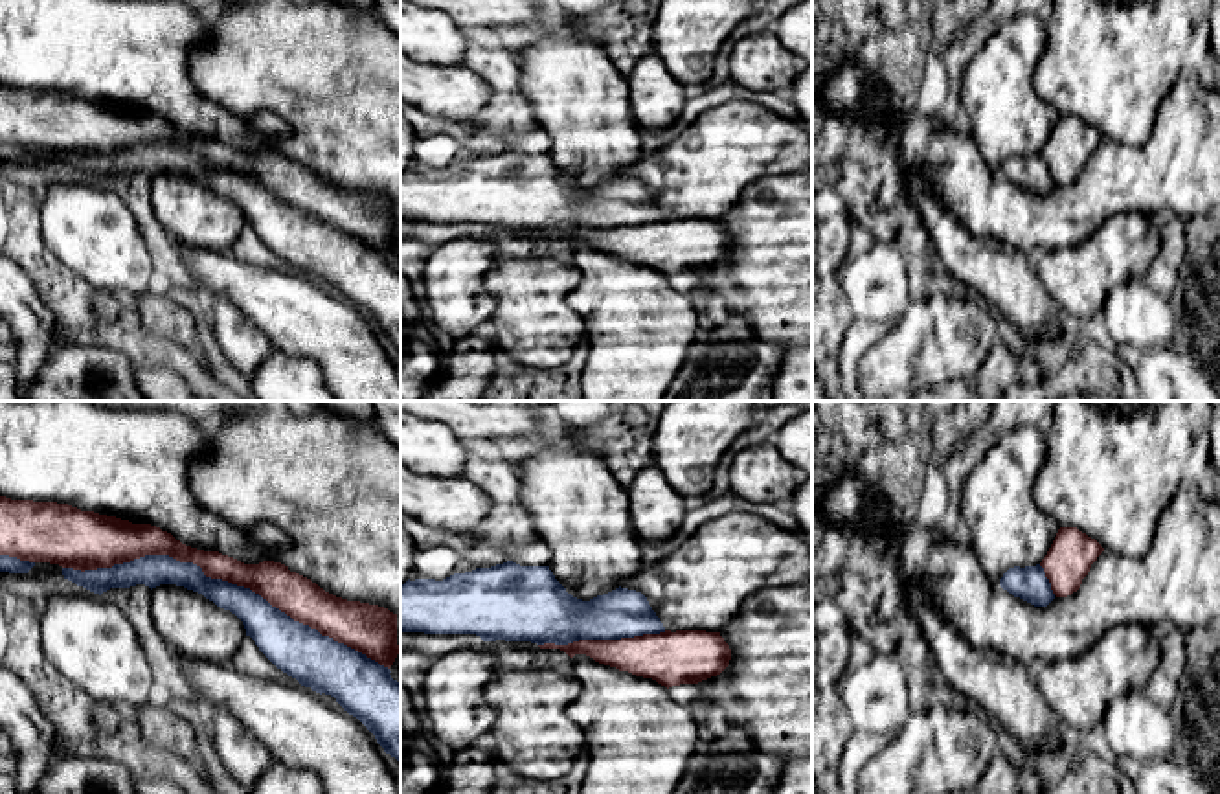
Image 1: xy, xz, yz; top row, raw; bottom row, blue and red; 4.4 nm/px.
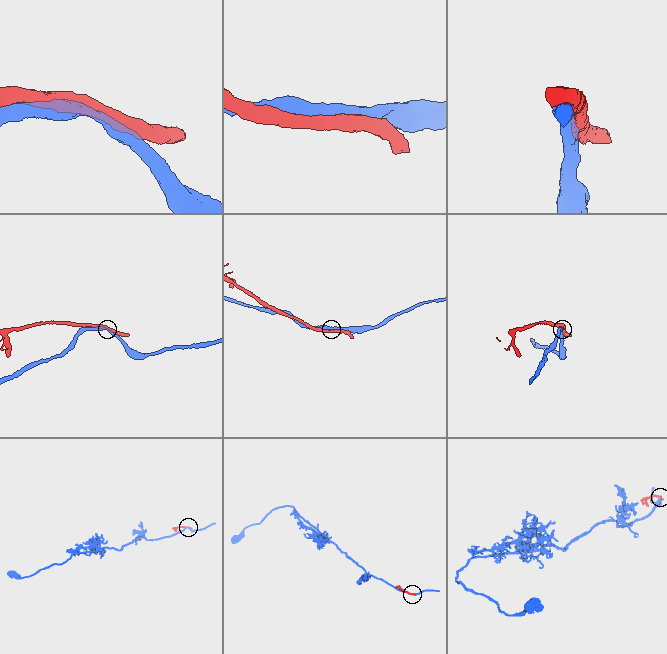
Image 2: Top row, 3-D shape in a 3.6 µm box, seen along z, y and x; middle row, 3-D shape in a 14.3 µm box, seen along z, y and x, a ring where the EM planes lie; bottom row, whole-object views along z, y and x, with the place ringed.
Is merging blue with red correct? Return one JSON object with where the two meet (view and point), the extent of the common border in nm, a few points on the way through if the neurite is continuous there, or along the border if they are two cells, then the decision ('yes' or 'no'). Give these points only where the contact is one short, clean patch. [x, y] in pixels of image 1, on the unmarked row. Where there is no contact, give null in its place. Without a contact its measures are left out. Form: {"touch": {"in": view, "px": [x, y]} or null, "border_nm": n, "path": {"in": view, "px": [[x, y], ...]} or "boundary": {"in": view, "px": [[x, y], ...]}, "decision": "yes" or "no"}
{"touch": {"in": "xy", "px": [225, 170]}, "border_nm": 1500, "decision": "no"}

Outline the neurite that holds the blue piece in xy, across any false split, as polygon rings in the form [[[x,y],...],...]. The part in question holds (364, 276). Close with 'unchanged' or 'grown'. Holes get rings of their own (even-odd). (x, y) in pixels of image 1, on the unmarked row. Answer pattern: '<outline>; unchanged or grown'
[[[145,143],[112,156],[62,156],[64,167],[94,182],[110,176],[176,173],[202,182],[235,202],[259,239],[283,261],[316,281],[325,281],[356,305],[401,351],[401,272],[366,243],[294,210],[250,176],[206,165],[193,151]]]; unchanged

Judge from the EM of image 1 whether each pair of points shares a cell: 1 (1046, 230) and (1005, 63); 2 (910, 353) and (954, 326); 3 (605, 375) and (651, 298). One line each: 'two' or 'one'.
1: two
2: one
3: one

